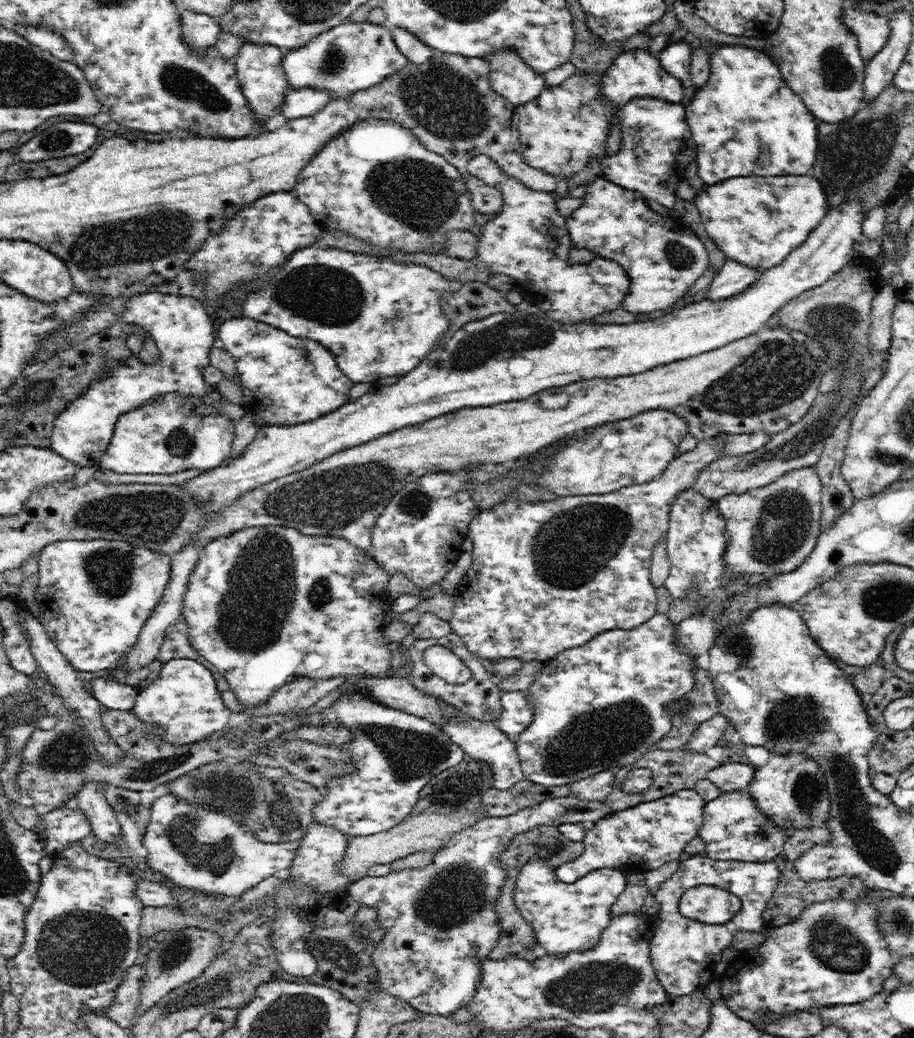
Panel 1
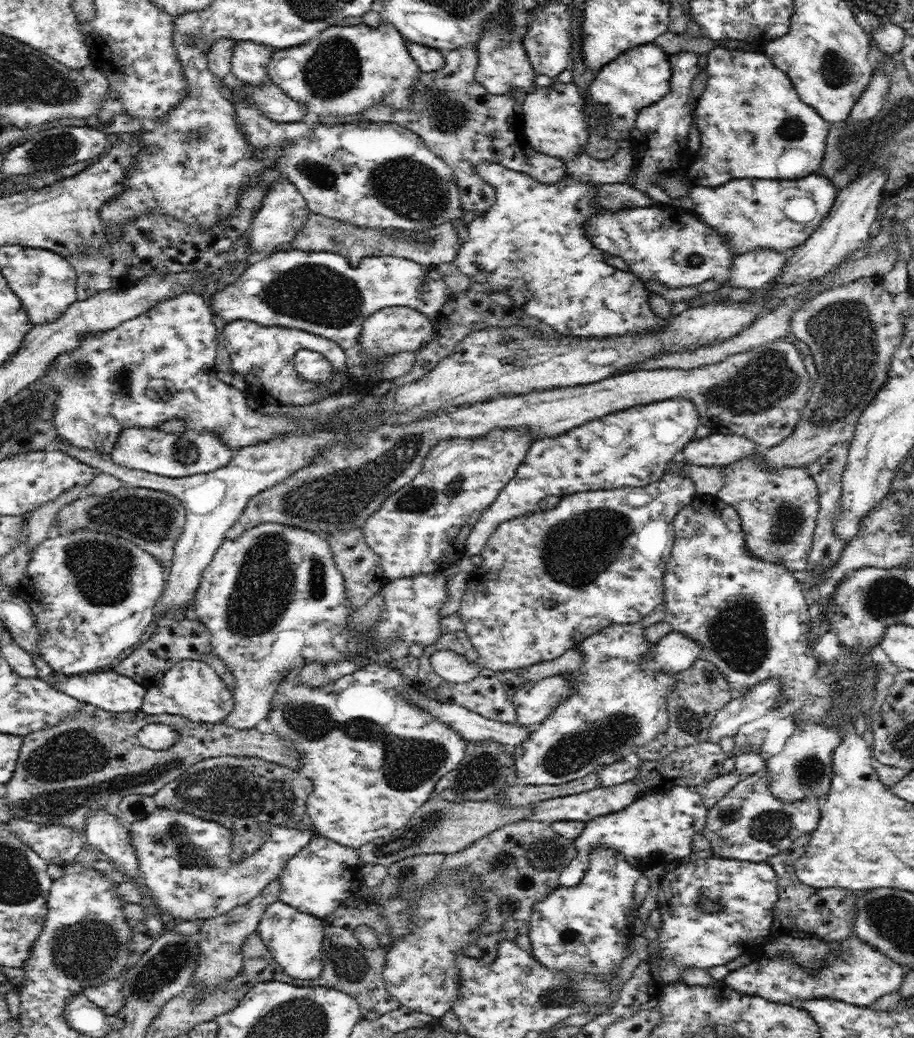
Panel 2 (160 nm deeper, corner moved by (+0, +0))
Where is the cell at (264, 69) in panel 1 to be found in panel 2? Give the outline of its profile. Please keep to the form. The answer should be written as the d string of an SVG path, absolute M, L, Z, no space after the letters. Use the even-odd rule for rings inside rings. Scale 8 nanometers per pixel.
M235 41L233 49L231 79L254 86L270 83L267 66L272 59L272 48L252 41Z

